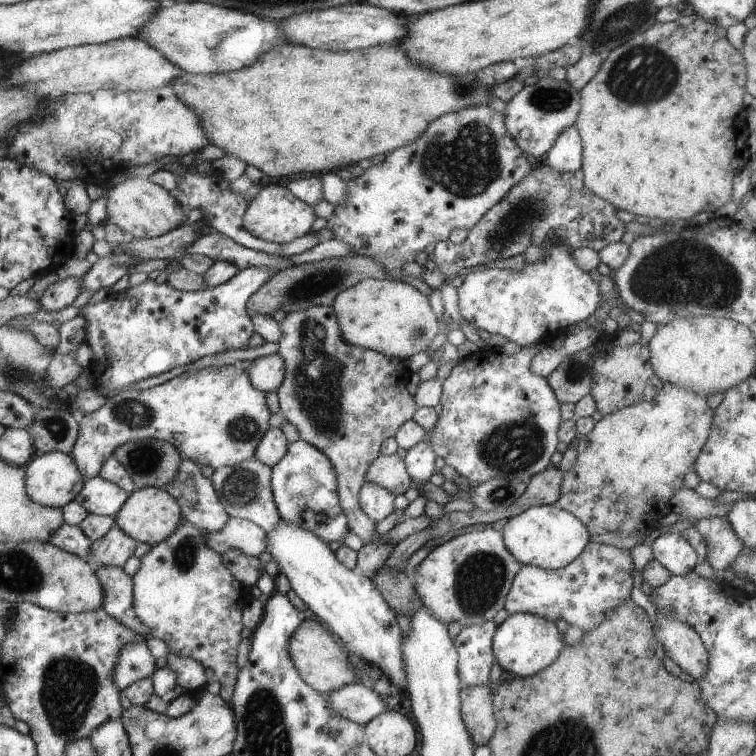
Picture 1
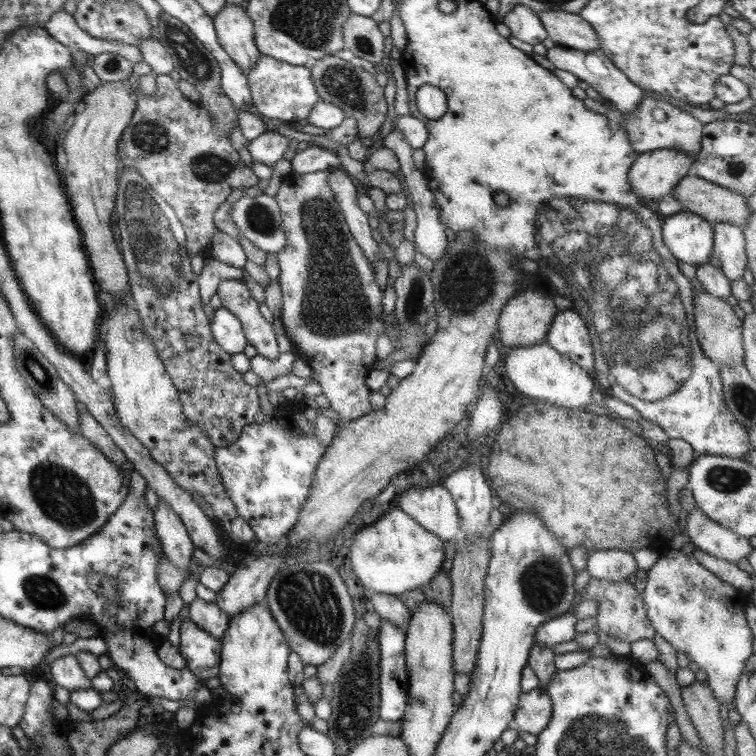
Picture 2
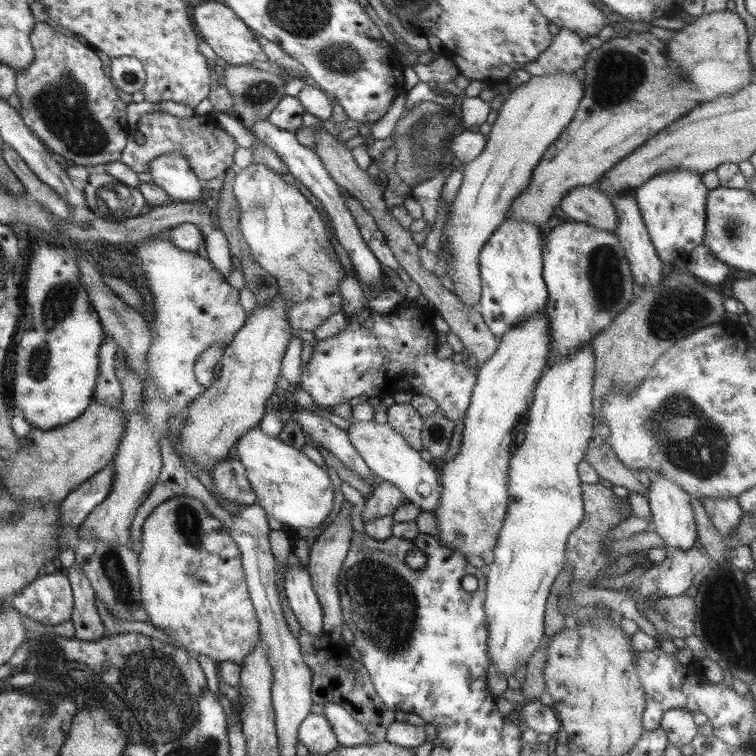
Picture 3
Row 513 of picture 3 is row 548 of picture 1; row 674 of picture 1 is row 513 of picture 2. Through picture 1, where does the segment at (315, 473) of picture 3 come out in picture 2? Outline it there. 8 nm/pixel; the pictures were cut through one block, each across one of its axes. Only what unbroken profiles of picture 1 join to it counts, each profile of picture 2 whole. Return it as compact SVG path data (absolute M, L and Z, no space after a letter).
M394 506L371 525L355 530L350 565L357 580L372 592L399 596L430 584L445 558L443 541Z

